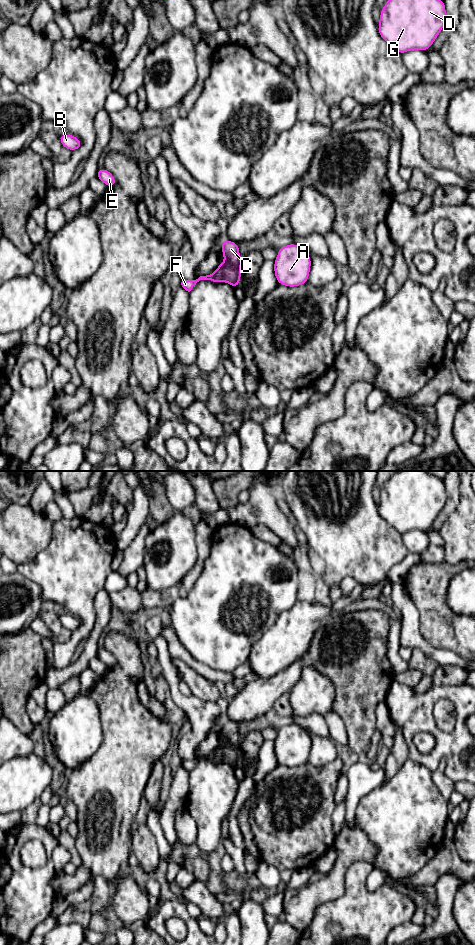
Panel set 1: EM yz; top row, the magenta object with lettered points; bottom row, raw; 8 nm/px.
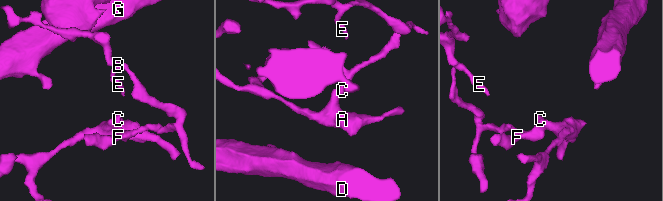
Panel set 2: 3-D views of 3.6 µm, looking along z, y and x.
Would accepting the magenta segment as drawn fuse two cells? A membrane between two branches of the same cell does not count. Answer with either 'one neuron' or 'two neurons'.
two neurons

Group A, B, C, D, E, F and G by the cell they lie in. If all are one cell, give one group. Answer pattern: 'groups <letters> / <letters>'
groups A C D G / B E F

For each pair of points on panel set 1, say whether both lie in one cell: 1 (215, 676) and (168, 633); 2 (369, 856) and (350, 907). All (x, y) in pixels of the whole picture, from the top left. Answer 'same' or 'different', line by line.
1: same
2: different

